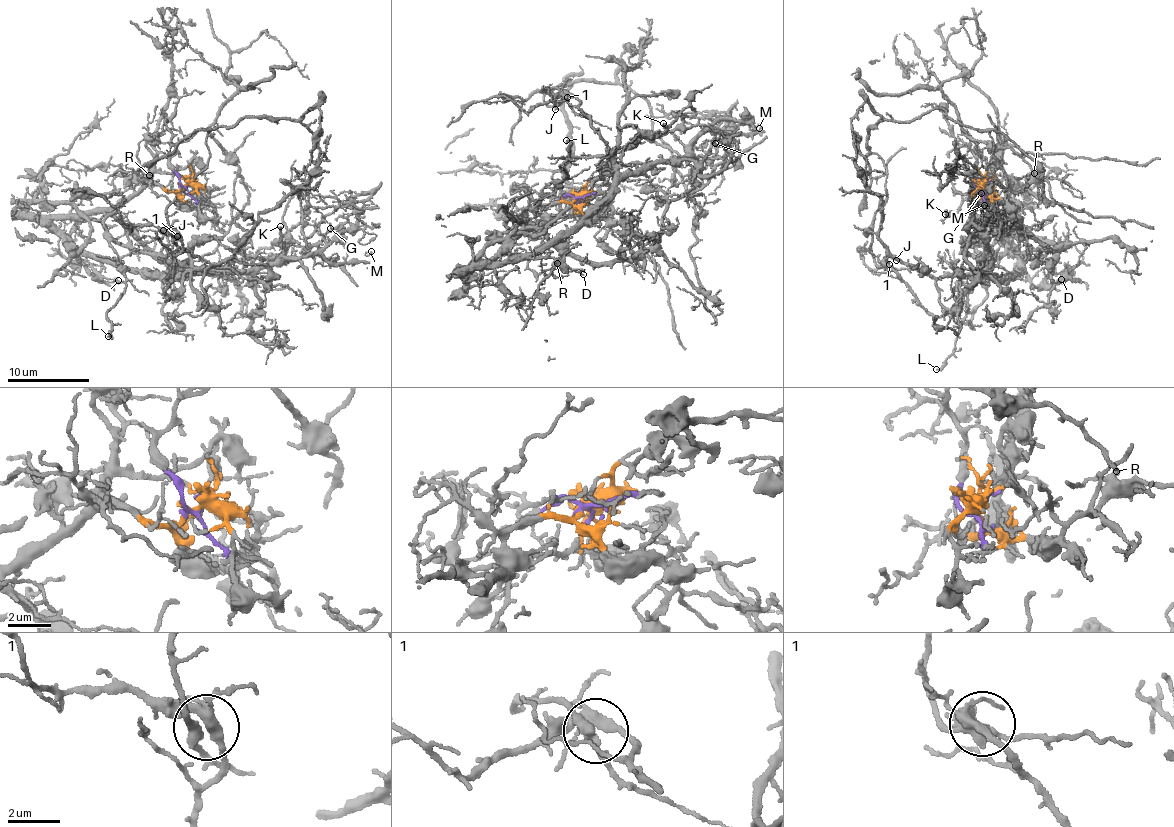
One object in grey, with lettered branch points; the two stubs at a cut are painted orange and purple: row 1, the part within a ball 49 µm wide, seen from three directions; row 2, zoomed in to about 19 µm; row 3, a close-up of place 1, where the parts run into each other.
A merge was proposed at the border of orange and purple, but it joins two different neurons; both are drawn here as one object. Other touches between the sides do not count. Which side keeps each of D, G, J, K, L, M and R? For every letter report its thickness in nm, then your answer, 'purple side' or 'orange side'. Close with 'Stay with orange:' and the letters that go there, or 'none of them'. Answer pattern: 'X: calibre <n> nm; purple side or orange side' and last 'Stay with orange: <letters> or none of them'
D: calibre 130 nm; orange side
G: calibre 120 nm; orange side
J: calibre 110 nm; orange side
K: calibre 240 nm; orange side
L: calibre 260 nm; orange side
M: calibre 140 nm; orange side
R: calibre 140 nm; orange side
Stay with orange: D, G, J, K, L, M, R

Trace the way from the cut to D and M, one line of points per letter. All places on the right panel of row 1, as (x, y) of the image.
D: (983, 187), (984, 195), (978, 198), (981, 192), (990, 193), (997, 227), (1015, 246), (1035, 286), (1061, 280)
M: (983, 187), (1003, 227), (1002, 277), (969, 232), (991, 221), (985, 205)

